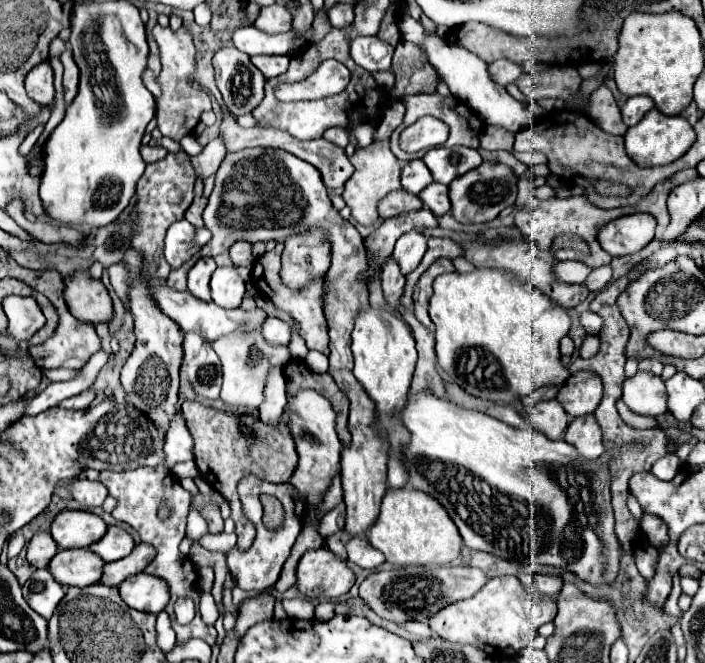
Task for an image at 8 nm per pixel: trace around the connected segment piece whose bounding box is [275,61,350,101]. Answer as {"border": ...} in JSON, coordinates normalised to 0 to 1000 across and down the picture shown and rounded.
{"border":[[[460,92],[451,110],[420,127],[396,127],[390,134],[399,152],[448,151],[482,140],[496,122],[496,107],[479,92]]]}

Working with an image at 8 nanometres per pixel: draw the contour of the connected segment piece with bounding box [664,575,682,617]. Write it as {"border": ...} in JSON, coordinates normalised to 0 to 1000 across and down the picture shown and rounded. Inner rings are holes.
{"border":[[[959,867],[956,870],[956,876],[953,876],[953,891],[950,891],[950,897],[948,897],[948,903],[945,903],[945,910],[942,910],[942,922],[948,925],[948,928],[967,928],[967,922],[965,922],[965,916],[962,916],[962,900],[965,900],[965,894],[967,894],[967,888],[965,888],[965,867]]]}

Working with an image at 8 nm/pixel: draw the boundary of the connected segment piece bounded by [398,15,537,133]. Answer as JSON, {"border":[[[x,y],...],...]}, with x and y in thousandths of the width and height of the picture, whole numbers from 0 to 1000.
{"border":[[[573,23],[565,38],[567,38],[567,47],[570,47],[570,59],[593,68],[601,77],[607,95],[618,104],[624,122],[630,122],[635,128],[638,140],[647,149],[658,152],[667,164],[672,164],[689,189],[704,189],[704,192],[721,195],[726,201],[735,201],[743,192],[752,192],[752,189],[760,186],[762,176],[752,170],[749,155],[732,152],[726,143],[721,143],[721,137],[712,128],[701,125],[692,113],[692,98],[678,83],[672,83],[670,77],[664,77],[652,68],[641,68],[633,59],[621,59],[618,50],[607,50],[599,41],[599,35],[584,29],[582,23]]]}

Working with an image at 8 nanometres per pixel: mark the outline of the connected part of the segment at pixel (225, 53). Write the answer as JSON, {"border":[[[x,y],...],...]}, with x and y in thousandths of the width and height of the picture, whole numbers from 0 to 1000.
{"border":[[[318,71],[304,83],[306,128],[329,173],[357,170],[374,146],[374,113],[357,98],[355,86],[335,71]]]}

